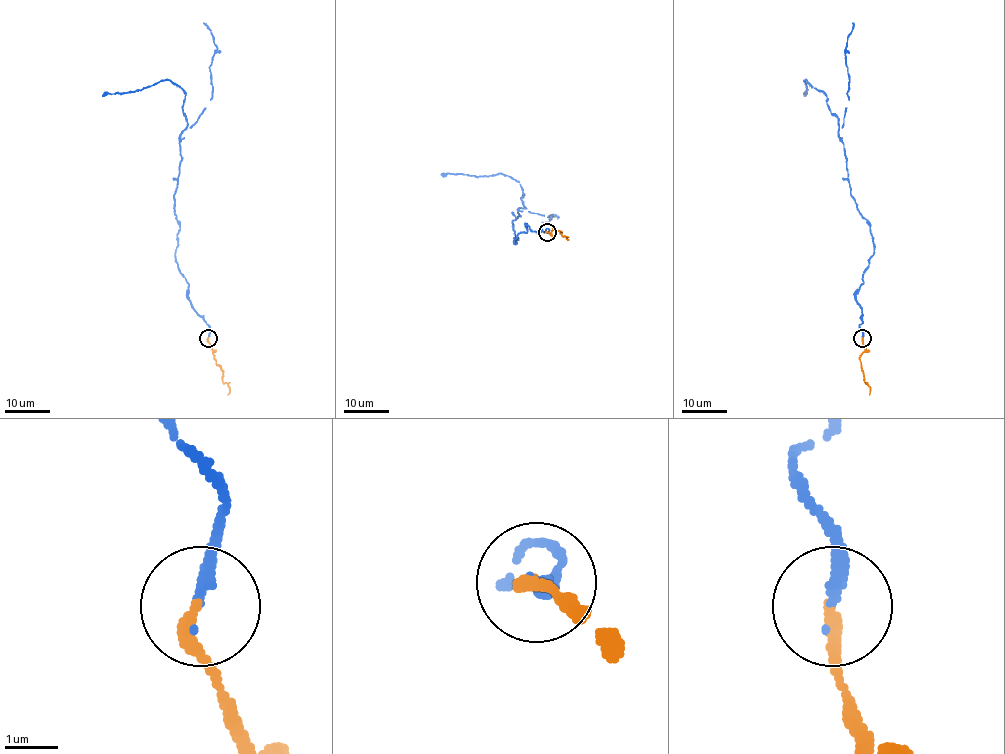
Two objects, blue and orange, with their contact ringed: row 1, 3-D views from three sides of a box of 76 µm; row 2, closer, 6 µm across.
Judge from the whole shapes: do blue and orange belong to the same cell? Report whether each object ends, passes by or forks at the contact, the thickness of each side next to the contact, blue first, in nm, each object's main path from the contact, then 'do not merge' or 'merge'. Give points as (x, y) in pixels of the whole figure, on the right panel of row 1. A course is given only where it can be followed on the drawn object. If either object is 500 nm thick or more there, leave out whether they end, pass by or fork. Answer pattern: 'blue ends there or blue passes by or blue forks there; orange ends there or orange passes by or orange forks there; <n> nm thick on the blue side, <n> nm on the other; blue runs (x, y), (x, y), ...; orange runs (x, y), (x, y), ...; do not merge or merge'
blue ends there; orange ends there; 240 nm thick on the blue side, 260 nm on the other; blue runs (863, 338), (856, 291), (874, 249), (869, 223), (851, 195), (839, 122), (827, 97), (804, 80), (805, 96); orange runs (863, 338), (865, 350), (859, 360), (869, 395); merge

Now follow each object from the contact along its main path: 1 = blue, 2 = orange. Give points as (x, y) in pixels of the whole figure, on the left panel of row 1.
1: (208, 338), (210, 328), (189, 299), (175, 249), (185, 94), (161, 80), (102, 96)
2: (208, 338), (223, 372), (222, 380), (230, 388), (227, 395)

